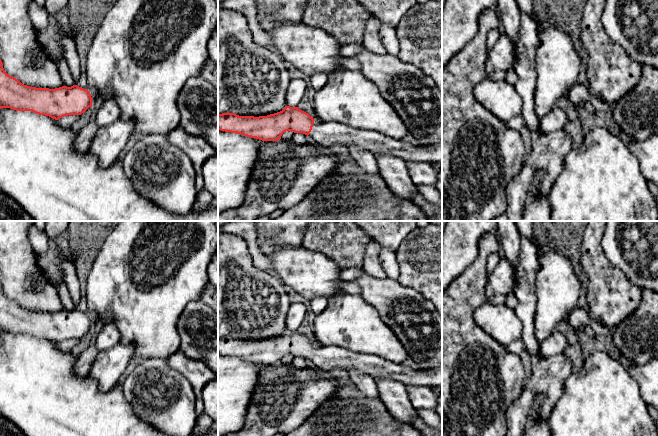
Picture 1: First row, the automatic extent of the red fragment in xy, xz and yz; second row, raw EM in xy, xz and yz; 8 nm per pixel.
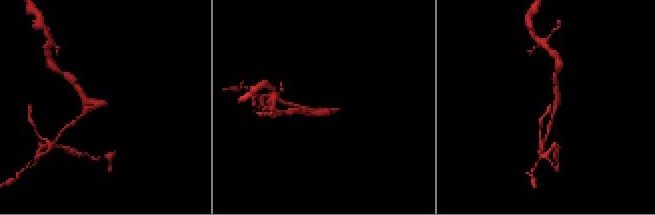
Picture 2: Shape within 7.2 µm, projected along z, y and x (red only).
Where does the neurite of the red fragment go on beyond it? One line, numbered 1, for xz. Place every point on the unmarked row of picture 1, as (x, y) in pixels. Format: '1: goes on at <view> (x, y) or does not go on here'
1: goes on at xz (327, 357)

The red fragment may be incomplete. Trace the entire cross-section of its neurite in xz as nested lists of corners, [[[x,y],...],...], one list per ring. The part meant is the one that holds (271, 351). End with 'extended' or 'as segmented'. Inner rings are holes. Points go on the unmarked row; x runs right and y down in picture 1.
[[[285,330],[280,336],[259,341],[239,340],[235,337],[218,338],[218,354],[237,357],[262,365],[277,365],[281,363],[284,356],[292,355],[294,357],[303,357],[307,360],[310,359],[316,365],[317,370],[324,374],[327,374],[332,369],[339,368],[346,373],[351,370],[362,372],[374,379],[387,378],[398,380],[406,386],[442,387],[442,364],[427,370],[414,370],[379,356],[350,352],[335,345],[322,345],[320,348],[315,348],[313,341],[298,331]]]; extended

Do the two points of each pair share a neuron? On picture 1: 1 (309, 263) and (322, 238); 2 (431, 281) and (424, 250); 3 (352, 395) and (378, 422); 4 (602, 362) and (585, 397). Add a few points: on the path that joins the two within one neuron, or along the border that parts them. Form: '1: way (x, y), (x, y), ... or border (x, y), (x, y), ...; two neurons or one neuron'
1: border (301, 246), (312, 251), (319, 251), (336, 263); two neurons
2: way (431, 273), (430, 258); one neuron
3: way (357, 402), (371, 416); one neuron
4: way (601, 371), (601, 381), (594, 388); one neuron

